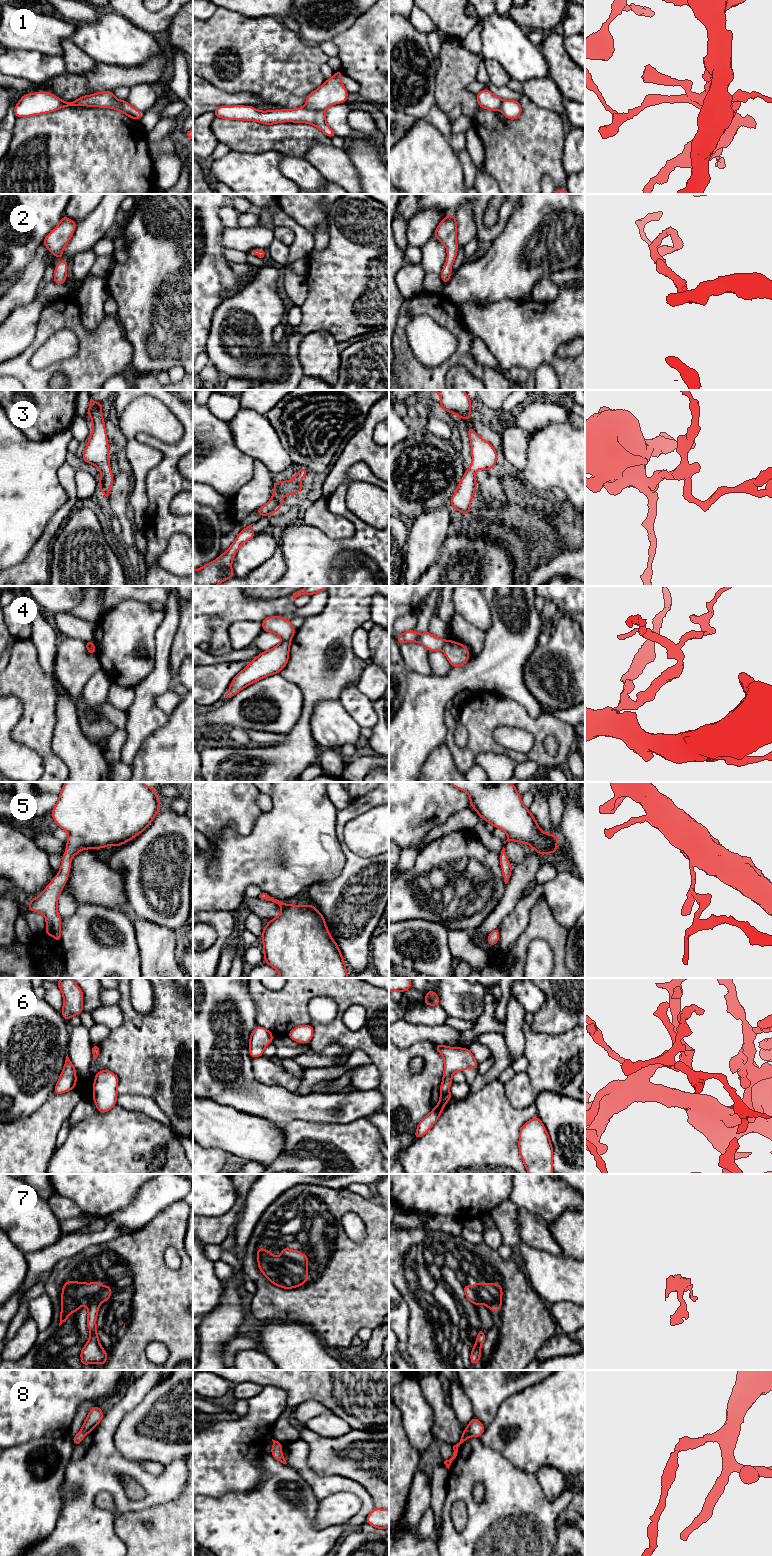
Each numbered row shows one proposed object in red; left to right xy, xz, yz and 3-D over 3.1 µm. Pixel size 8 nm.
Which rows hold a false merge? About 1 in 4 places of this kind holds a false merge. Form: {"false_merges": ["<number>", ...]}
{"false_merges": ["1", "4"]}

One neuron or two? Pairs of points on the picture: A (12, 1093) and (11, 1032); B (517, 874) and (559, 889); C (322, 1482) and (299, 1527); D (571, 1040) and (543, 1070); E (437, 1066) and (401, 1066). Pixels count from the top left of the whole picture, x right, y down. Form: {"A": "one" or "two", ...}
{"A": "one", "B": "two", "C": "two", "D": "one", "E": "one"}

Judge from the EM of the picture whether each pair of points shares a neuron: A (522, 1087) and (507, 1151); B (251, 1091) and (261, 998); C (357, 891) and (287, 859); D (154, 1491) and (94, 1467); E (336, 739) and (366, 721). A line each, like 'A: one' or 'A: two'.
A: two
B: two
C: two
D: one
E: two

